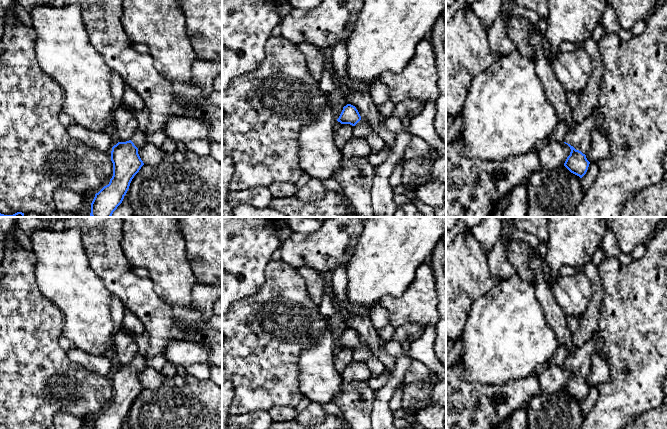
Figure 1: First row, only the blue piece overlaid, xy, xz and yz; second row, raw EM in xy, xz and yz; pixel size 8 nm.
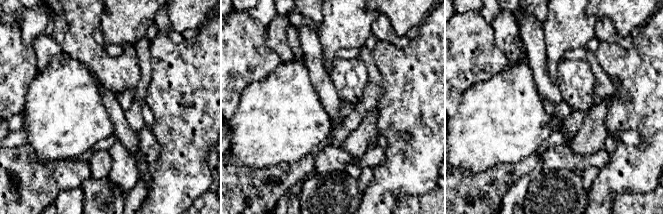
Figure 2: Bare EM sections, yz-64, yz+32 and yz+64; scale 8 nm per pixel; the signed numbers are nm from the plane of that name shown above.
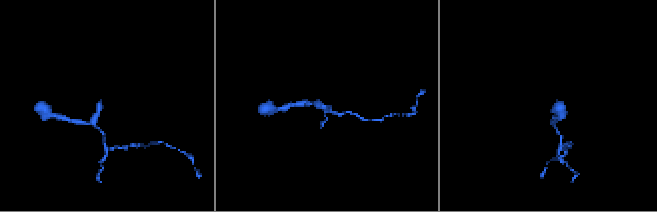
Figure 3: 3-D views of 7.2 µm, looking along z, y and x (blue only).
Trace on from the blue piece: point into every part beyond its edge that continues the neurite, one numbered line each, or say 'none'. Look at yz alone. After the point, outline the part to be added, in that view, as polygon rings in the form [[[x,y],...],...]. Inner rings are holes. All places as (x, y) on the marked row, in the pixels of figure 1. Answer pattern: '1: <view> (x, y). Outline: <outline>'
1: yz (580, 138). Outline: [[[594,110],[592,114],[587,117],[583,122],[580,124],[577,124],[576,128],[573,130],[570,130],[566,137],[565,141],[566,143],[573,146],[576,150],[581,151],[583,154],[586,154],[592,144],[592,132],[595,129],[601,129],[602,128],[597,124]]]

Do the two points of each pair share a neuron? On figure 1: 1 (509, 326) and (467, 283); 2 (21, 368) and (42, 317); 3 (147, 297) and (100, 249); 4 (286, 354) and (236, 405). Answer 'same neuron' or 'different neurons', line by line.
1: different neurons
2: same neuron
3: same neuron
4: same neuron

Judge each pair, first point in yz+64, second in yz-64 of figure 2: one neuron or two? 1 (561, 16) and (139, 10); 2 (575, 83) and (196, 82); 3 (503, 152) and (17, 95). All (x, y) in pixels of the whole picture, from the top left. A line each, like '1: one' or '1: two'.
1: one
2: two
3: two

